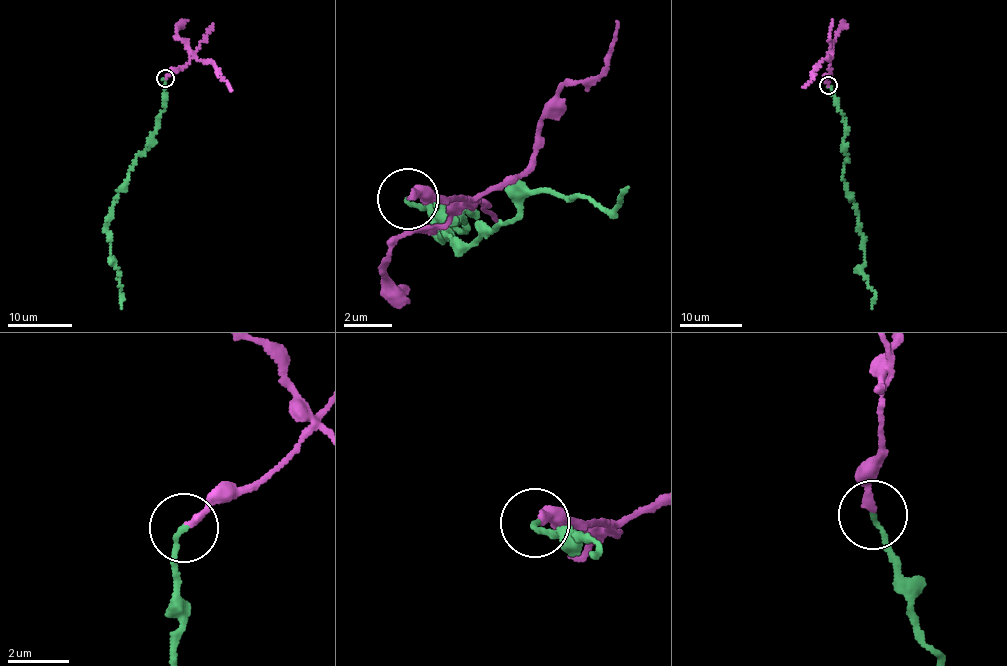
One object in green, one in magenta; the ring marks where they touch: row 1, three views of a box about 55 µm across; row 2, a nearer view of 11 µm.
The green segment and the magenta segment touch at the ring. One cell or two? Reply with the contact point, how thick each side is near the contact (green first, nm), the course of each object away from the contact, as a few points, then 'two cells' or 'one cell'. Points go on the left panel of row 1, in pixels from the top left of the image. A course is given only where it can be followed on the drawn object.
at (165, 78); 170 nm thick on the green side, 240 nm on the other; green runs (165, 78), (166, 100), (158, 126), (112, 205), (107, 227), (121, 309); magenta runs (166, 78), (195, 57), (212, 62), (231, 91); two cells

